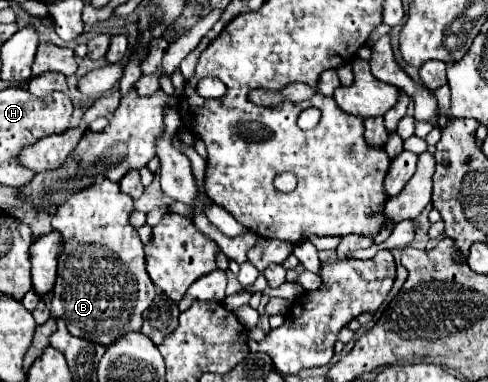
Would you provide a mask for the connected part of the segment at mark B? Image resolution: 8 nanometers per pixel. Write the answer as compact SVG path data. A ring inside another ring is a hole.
M104 180L102 184L88 186L78 194L70 196L70 200L64 202L58 208L56 216L52 218L52 228L60 232L64 250L58 260L58 280L54 286L54 300L52 300L50 314L52 318L64 318L68 332L76 338L110 346L122 334L140 332L142 312L148 310L148 306L156 296L156 288L150 282L144 266L144 256L142 256L144 246L138 238L136 228L132 228L128 222L132 208L134 208L132 198L128 198L128 194L120 194L120 186L116 182Z

